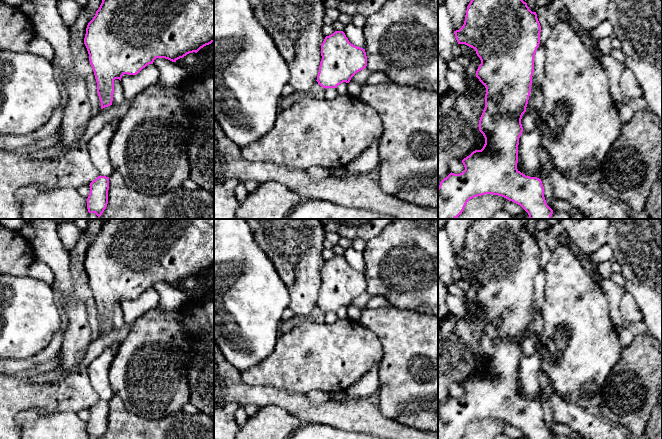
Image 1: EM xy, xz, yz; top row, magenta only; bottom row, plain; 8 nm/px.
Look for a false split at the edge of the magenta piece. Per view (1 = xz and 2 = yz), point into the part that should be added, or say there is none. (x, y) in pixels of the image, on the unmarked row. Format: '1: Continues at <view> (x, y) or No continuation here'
1: No continuation here
2: No continuation here

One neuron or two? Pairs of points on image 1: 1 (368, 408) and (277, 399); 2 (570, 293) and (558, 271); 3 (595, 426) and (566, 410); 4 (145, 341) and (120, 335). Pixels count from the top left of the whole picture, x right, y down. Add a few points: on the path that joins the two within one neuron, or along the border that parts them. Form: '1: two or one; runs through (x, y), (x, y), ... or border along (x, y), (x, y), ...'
1: one; runs through (345, 412), (307, 412), (300, 406)
2: one; runs through (569, 288), (563, 276)
3: one; runs through (588, 426), (573, 415)
4: two; border along (135, 321), (130, 332), (120, 342)

